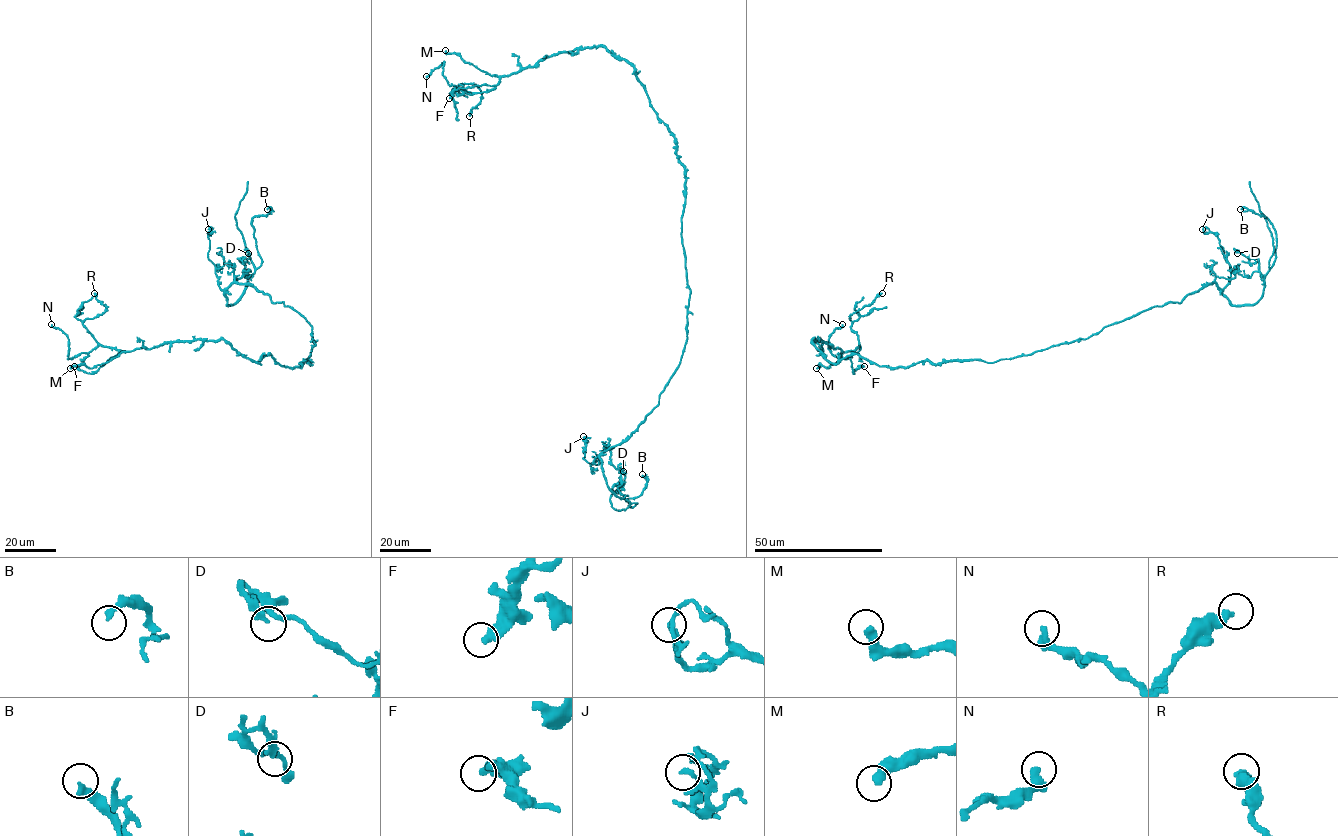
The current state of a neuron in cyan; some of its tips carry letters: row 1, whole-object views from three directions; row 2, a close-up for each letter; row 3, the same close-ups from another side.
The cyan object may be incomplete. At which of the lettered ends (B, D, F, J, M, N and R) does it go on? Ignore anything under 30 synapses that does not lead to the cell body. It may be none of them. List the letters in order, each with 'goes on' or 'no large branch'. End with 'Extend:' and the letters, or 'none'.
B: no large branch
D: no large branch
F: no large branch
J: no large branch
M: no large branch
N: no large branch
R: no large branch
Extend: none

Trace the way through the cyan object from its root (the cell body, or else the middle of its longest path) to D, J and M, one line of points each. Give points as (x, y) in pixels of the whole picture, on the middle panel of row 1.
D: (681, 231), (690, 290), (687, 341), (658, 404), (628, 437), (601, 453), (607, 487), (619, 498), (623, 471)
J: (681, 231), (690, 294), (687, 341), (678, 368), (638, 427), (592, 464), (583, 458), (583, 436)
M: (681, 231), (685, 171), (674, 135), (624, 60), (603, 46), (577, 48), (496, 76), (445, 50)

